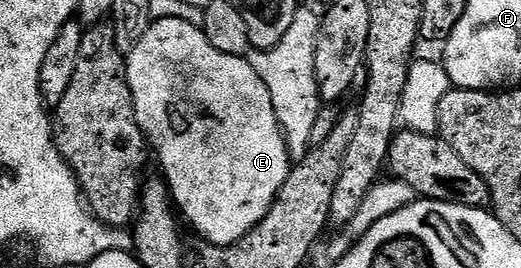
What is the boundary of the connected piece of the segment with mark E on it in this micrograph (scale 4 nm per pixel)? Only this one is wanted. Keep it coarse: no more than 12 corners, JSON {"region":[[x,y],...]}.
{"region":[[158,18],[127,53],[176,210],[217,247],[291,170],[248,58]]}

